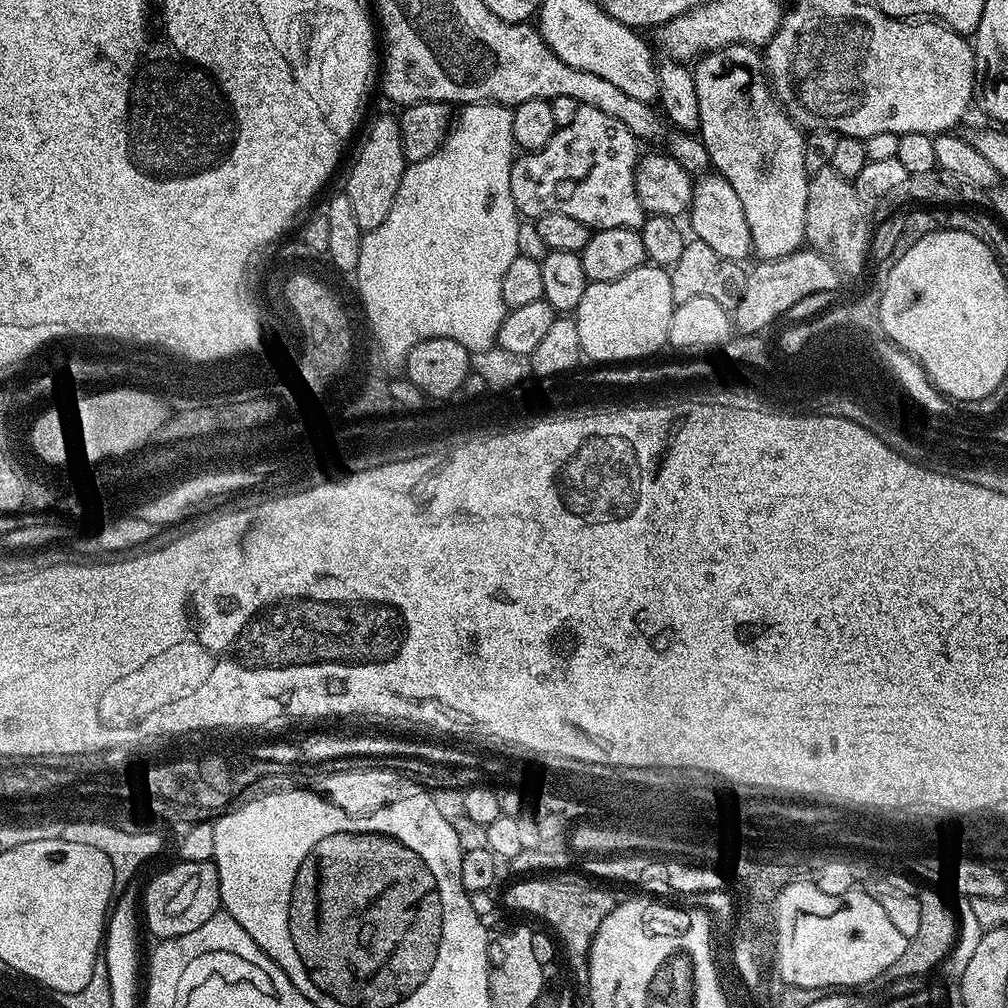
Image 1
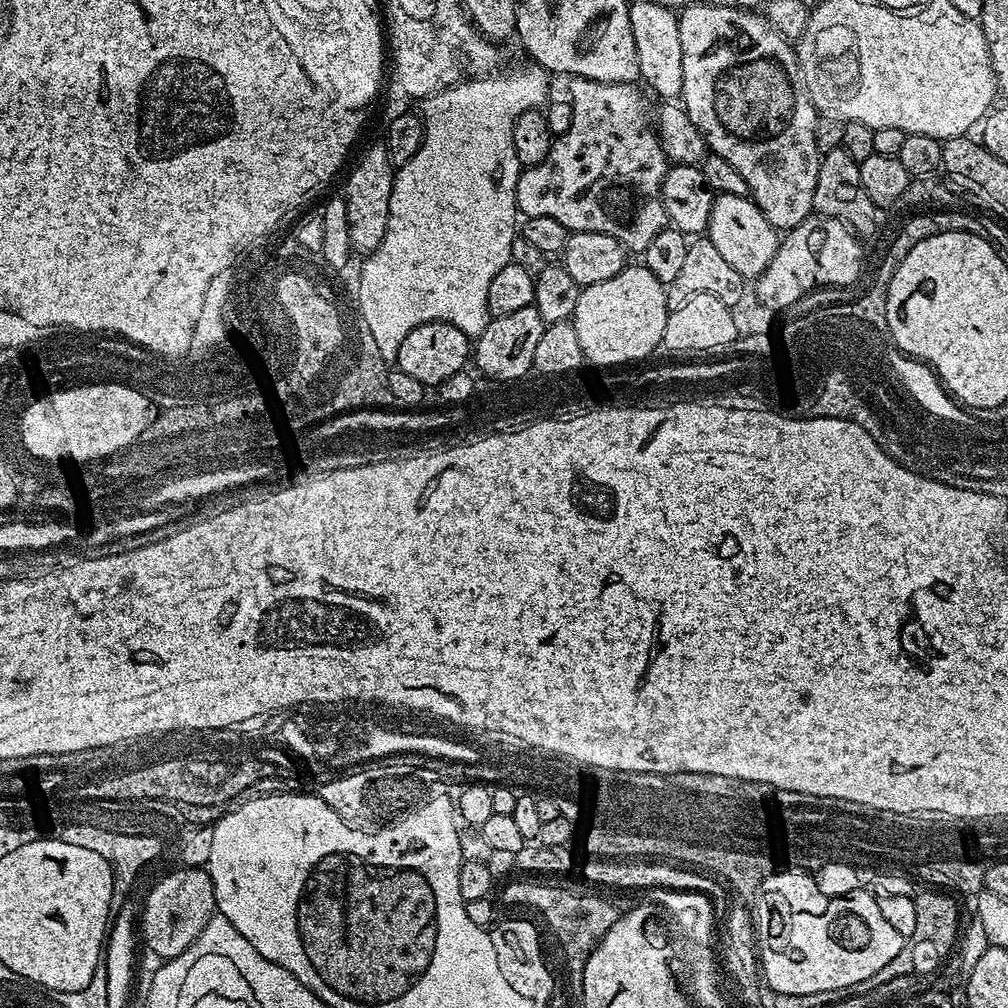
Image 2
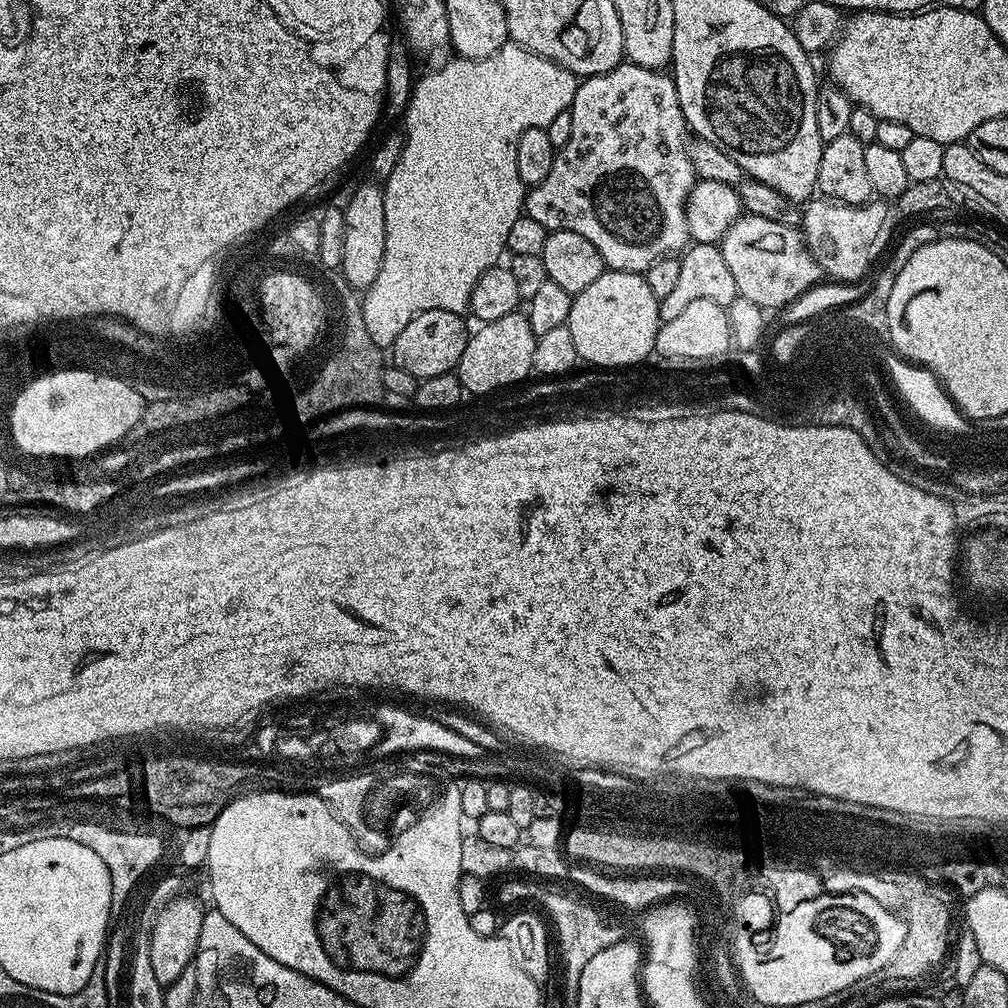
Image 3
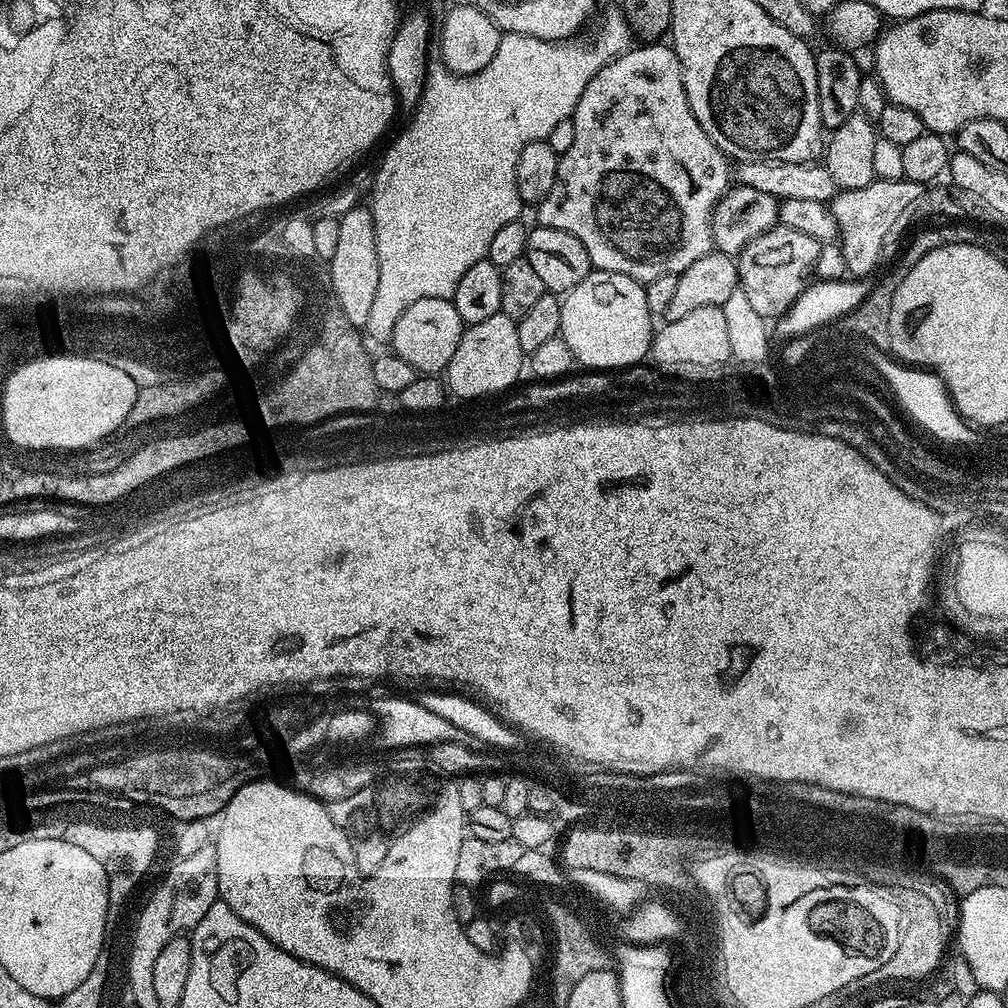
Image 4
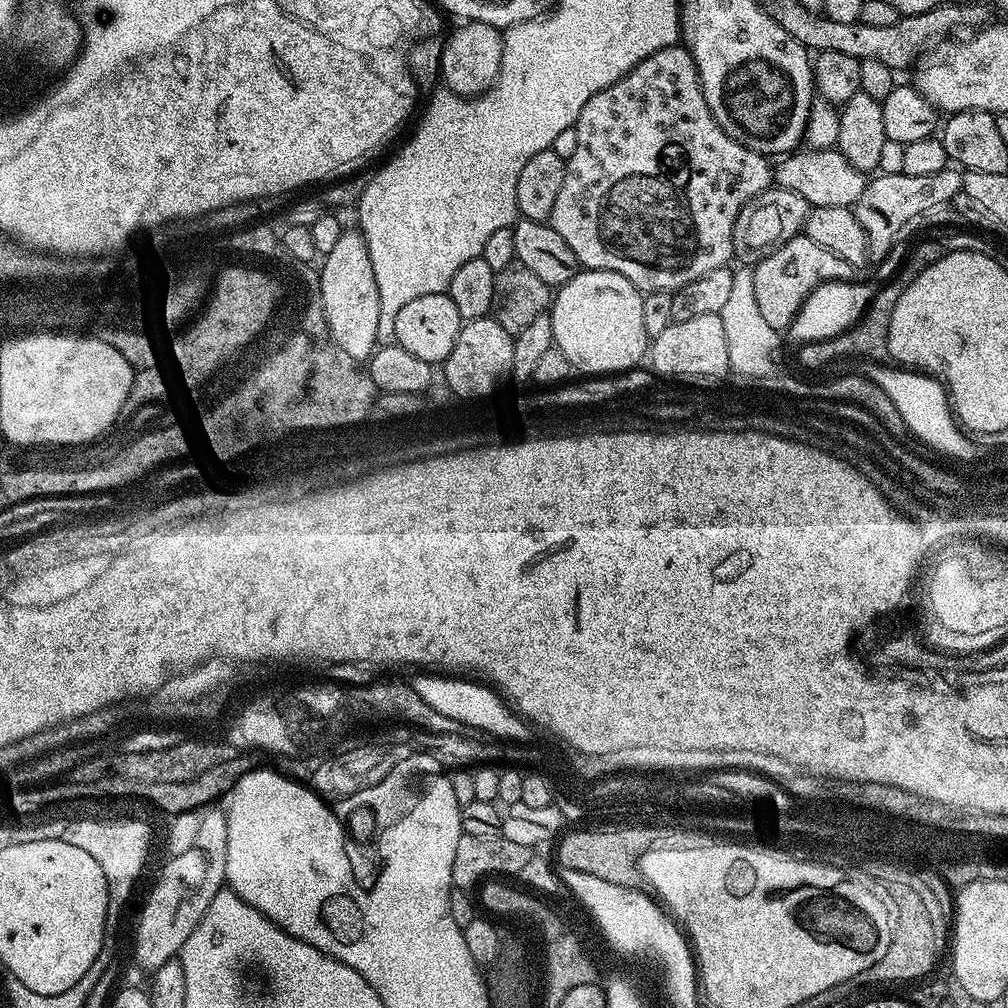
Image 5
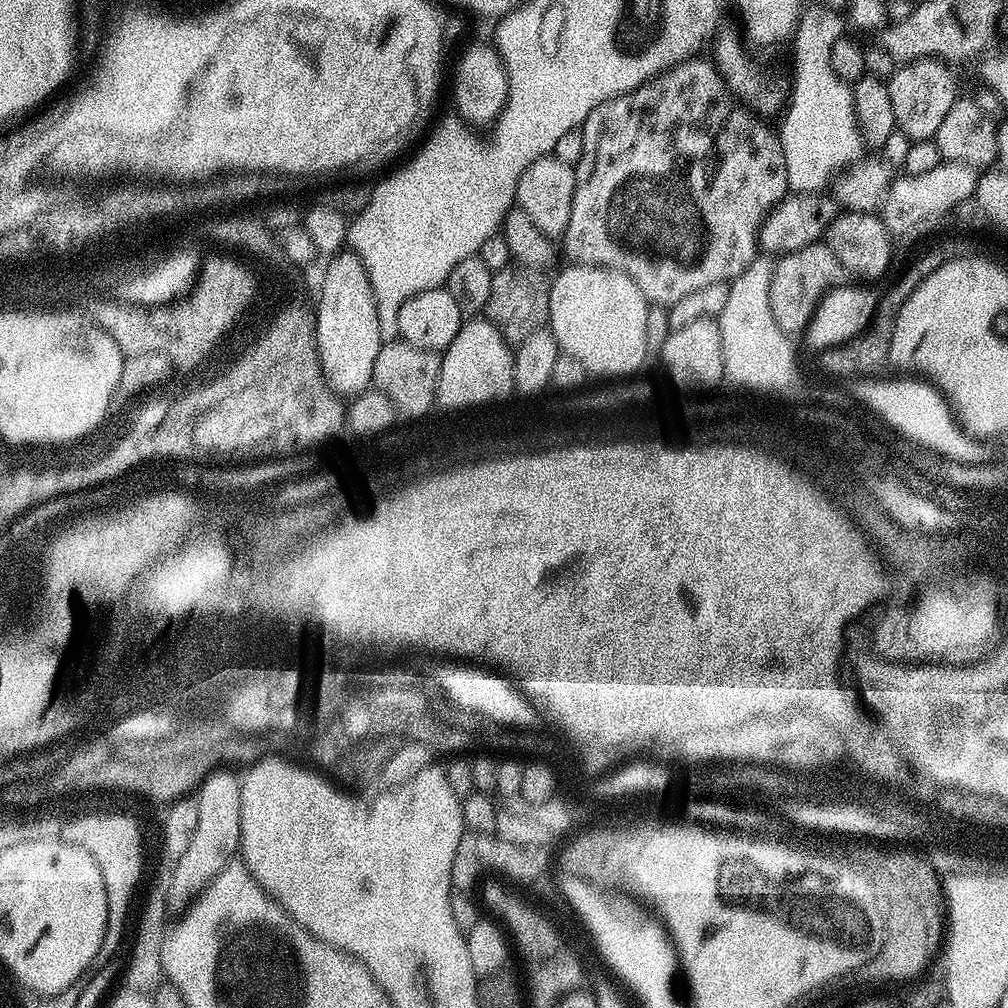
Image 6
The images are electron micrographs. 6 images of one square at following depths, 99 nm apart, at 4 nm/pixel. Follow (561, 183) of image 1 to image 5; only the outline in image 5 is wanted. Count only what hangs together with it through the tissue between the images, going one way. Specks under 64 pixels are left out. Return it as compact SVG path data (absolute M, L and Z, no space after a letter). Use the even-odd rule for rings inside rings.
M683 46L663 48L650 54L648 58L638 62L638 66L618 78L618 82L606 86L606 90L598 90L598 94L594 94L594 98L590 98L590 102L582 106L582 114L578 114L574 127L578 143L574 145L574 154L570 154L570 158L564 161L562 186L558 190L558 199L554 201L554 210L548 215L547 223L562 237L562 242L566 242L570 250L574 250L574 258L581 269L622 274L622 278L626 278L642 294L673 293L677 288L694 282L694 278L702 278L702 274L710 274L710 270L725 267L734 256L732 231L739 212L751 199L774 184L774 168L769 157L761 156L759 152L750 150L727 136L710 114L706 98L700 89L698 70L691 54Z

